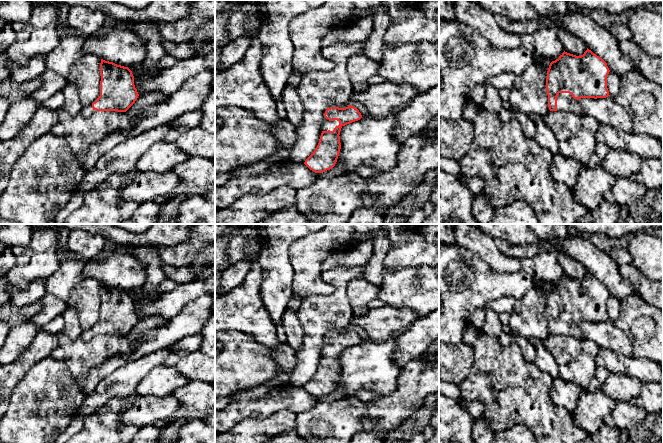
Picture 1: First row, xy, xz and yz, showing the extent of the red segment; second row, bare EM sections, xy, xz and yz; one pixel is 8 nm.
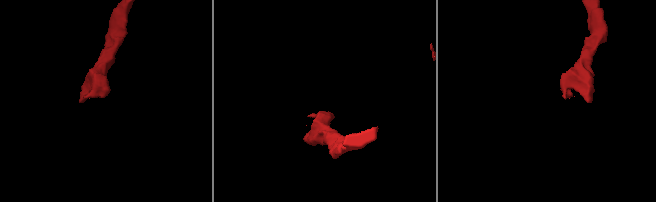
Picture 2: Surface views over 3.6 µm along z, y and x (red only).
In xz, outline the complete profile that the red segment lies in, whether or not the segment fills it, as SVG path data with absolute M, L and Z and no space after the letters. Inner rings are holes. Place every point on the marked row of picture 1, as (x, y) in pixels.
M351 105L345 108L328 108L324 113L319 143L304 164L315 173L332 169L337 162L341 149L339 136L341 128L361 118L362 115L359 110Z

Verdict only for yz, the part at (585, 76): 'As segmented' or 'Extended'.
Extended

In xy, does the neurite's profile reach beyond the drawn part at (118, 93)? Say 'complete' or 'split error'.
split error

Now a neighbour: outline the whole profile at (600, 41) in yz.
M567 12L552 14L547 18L558 22L558 27L579 37L588 49L602 58L607 63L609 70L619 77L628 72L637 72L632 59L620 50L616 38L590 17L578 12Z

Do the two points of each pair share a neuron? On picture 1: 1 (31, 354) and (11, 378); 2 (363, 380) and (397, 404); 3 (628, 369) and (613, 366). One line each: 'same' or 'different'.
1: same
2: different
3: same

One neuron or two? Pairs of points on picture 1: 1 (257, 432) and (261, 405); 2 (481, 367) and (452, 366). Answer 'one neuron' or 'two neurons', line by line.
1: two neurons
2: two neurons

